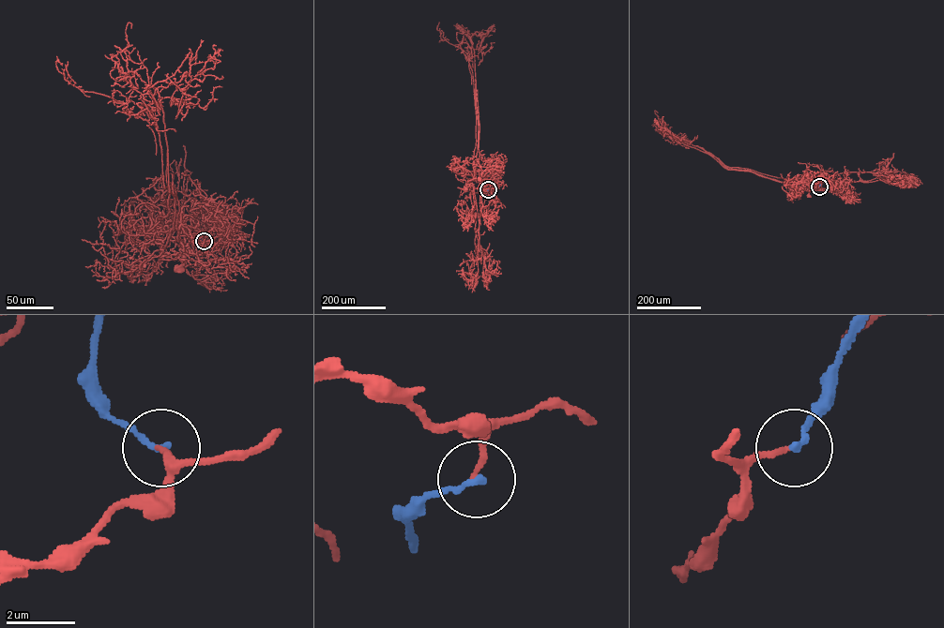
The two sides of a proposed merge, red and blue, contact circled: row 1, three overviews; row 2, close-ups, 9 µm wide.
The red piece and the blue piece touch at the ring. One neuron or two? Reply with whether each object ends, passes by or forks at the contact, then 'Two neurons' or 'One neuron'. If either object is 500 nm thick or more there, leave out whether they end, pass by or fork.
At the ring red ends. At the ring blue ends. One neuron

